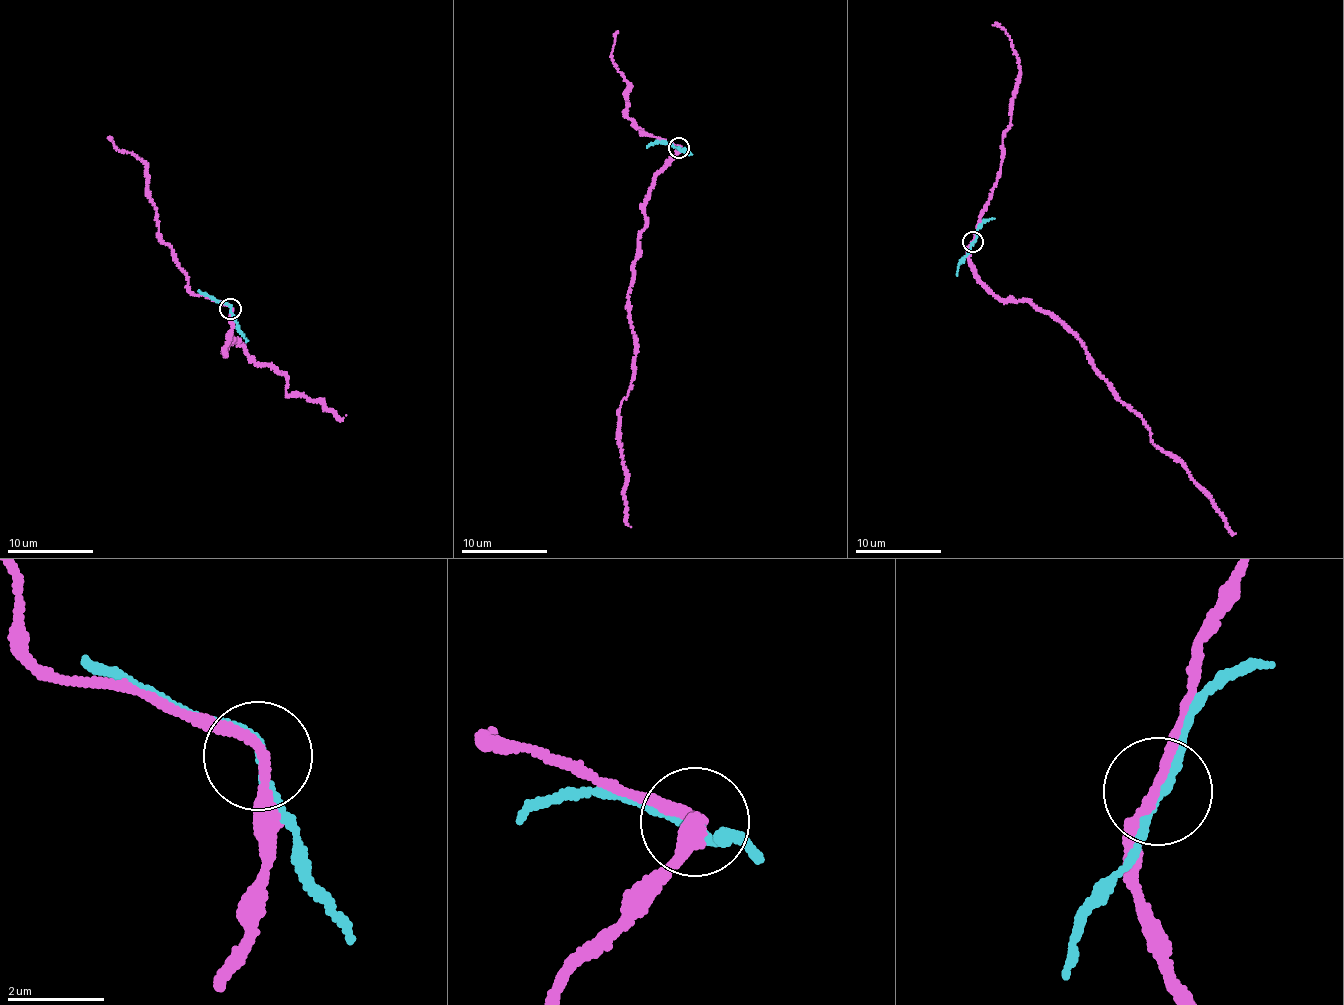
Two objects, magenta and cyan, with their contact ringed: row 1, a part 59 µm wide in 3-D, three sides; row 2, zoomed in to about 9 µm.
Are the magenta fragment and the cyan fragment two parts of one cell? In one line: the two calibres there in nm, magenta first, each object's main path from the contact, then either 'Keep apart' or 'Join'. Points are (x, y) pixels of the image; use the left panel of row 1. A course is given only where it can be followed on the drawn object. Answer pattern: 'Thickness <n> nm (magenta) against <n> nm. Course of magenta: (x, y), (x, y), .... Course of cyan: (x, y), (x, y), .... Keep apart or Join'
Thickness 200 nm (magenta) against 160 nm. Course of magenta: (231, 308), (224, 354), (236, 338), (249, 359), (281, 371), (287, 395), (298, 393), (337, 416), (346, 415). Course of cyan: (231, 308), (199, 290). Keep apart

